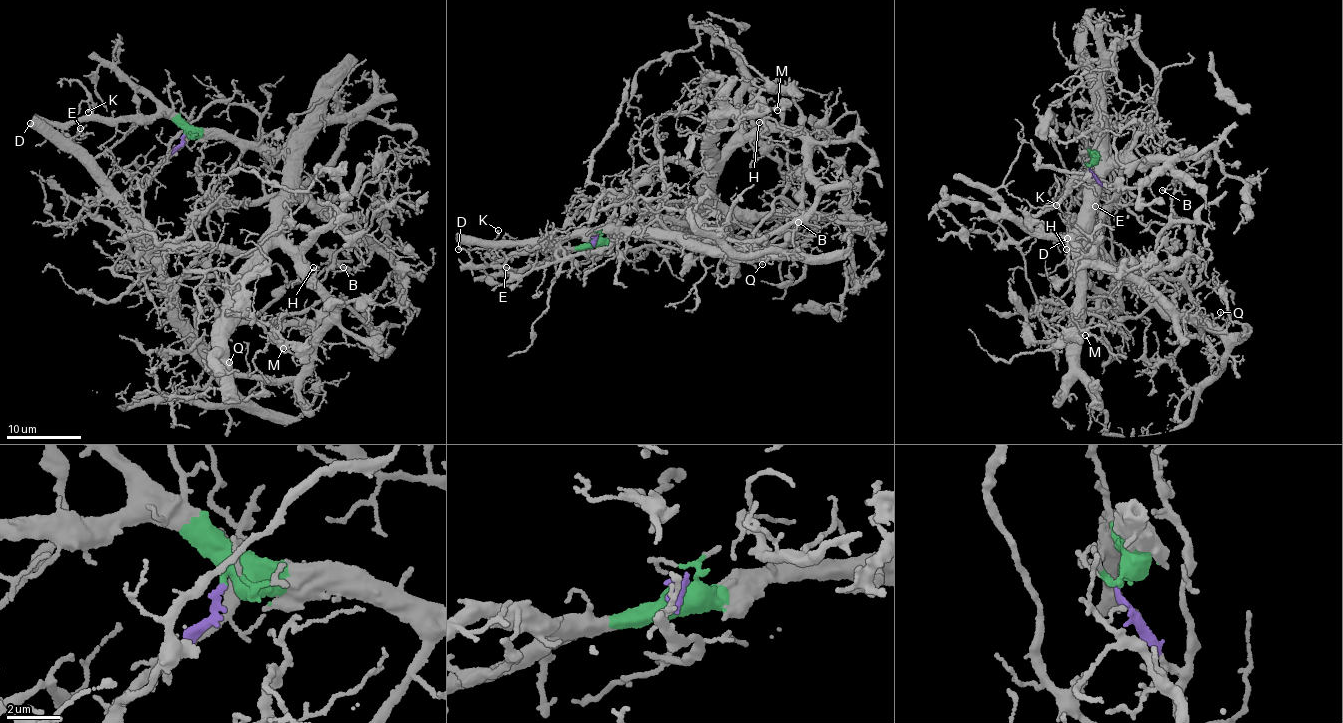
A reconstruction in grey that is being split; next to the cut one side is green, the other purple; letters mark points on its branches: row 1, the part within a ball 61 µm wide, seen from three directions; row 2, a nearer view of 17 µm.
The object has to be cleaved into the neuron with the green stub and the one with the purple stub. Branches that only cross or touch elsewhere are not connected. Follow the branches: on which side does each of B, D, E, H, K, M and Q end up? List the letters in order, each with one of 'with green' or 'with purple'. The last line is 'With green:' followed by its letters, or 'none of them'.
B: with purple
D: with green
E: with green
H: with green
K: with green
M: with green
Q: with purple
With green: D, E, H, K, M

